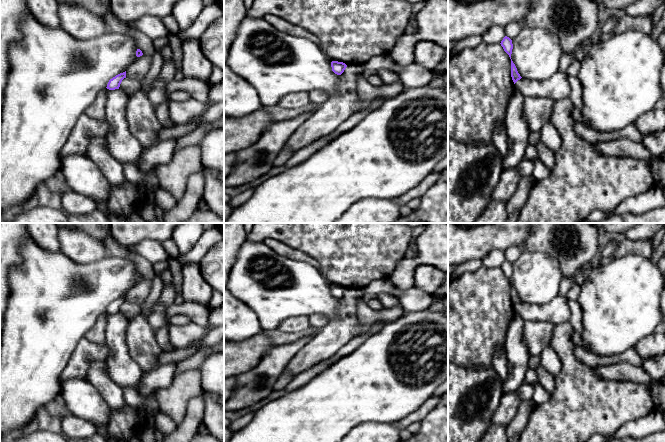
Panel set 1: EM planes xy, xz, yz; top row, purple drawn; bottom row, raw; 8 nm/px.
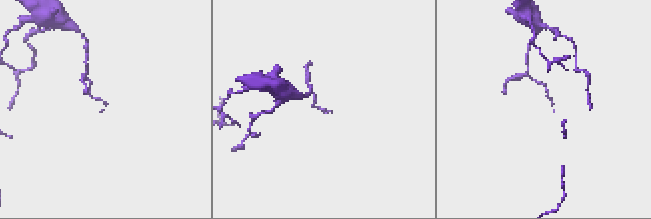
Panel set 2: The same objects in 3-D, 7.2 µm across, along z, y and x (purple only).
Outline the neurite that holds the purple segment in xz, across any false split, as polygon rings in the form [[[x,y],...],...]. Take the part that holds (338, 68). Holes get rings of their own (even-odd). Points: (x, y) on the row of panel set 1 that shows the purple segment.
[[[332,61],[331,67],[332,67],[332,71],[335,74],[341,75],[344,72],[344,70],[346,69],[347,65],[343,62]]]

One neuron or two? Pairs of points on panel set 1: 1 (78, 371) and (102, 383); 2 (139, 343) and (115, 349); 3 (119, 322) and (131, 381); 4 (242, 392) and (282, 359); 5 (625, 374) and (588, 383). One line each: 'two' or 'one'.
1: two
2: two
3: one
4: one
5: two

